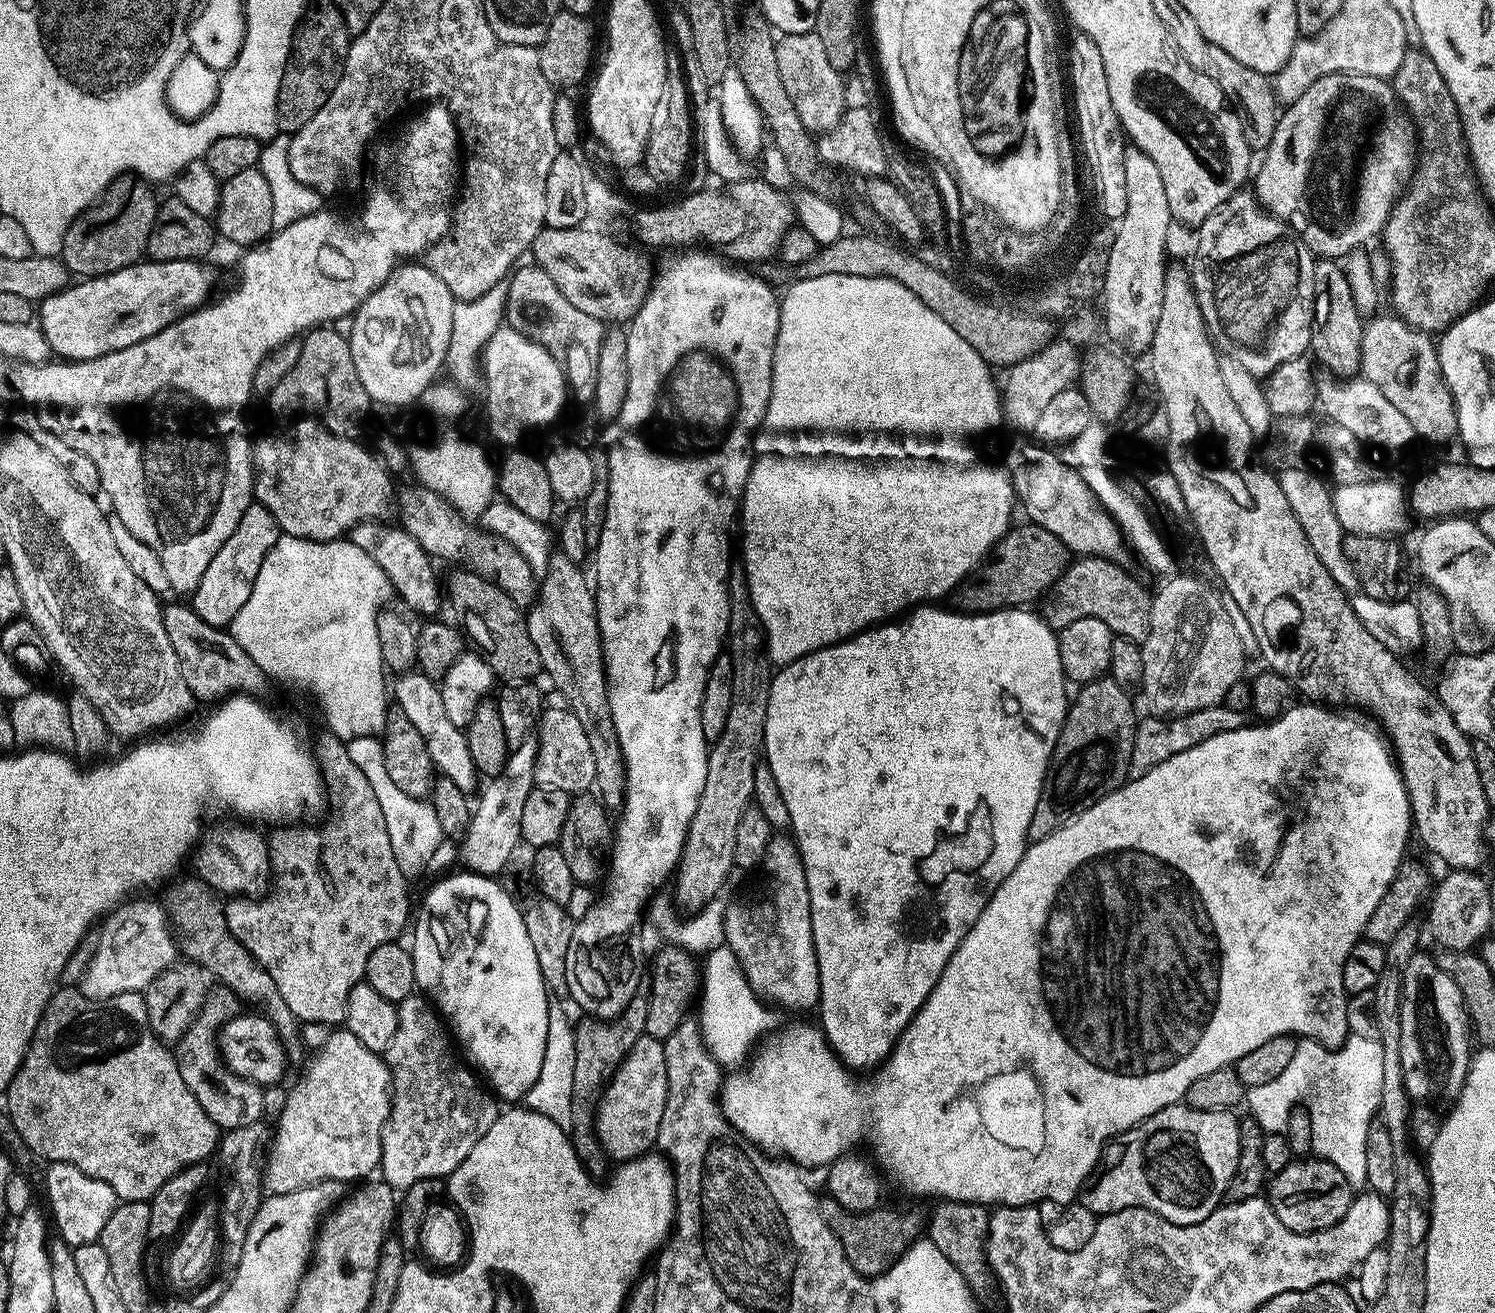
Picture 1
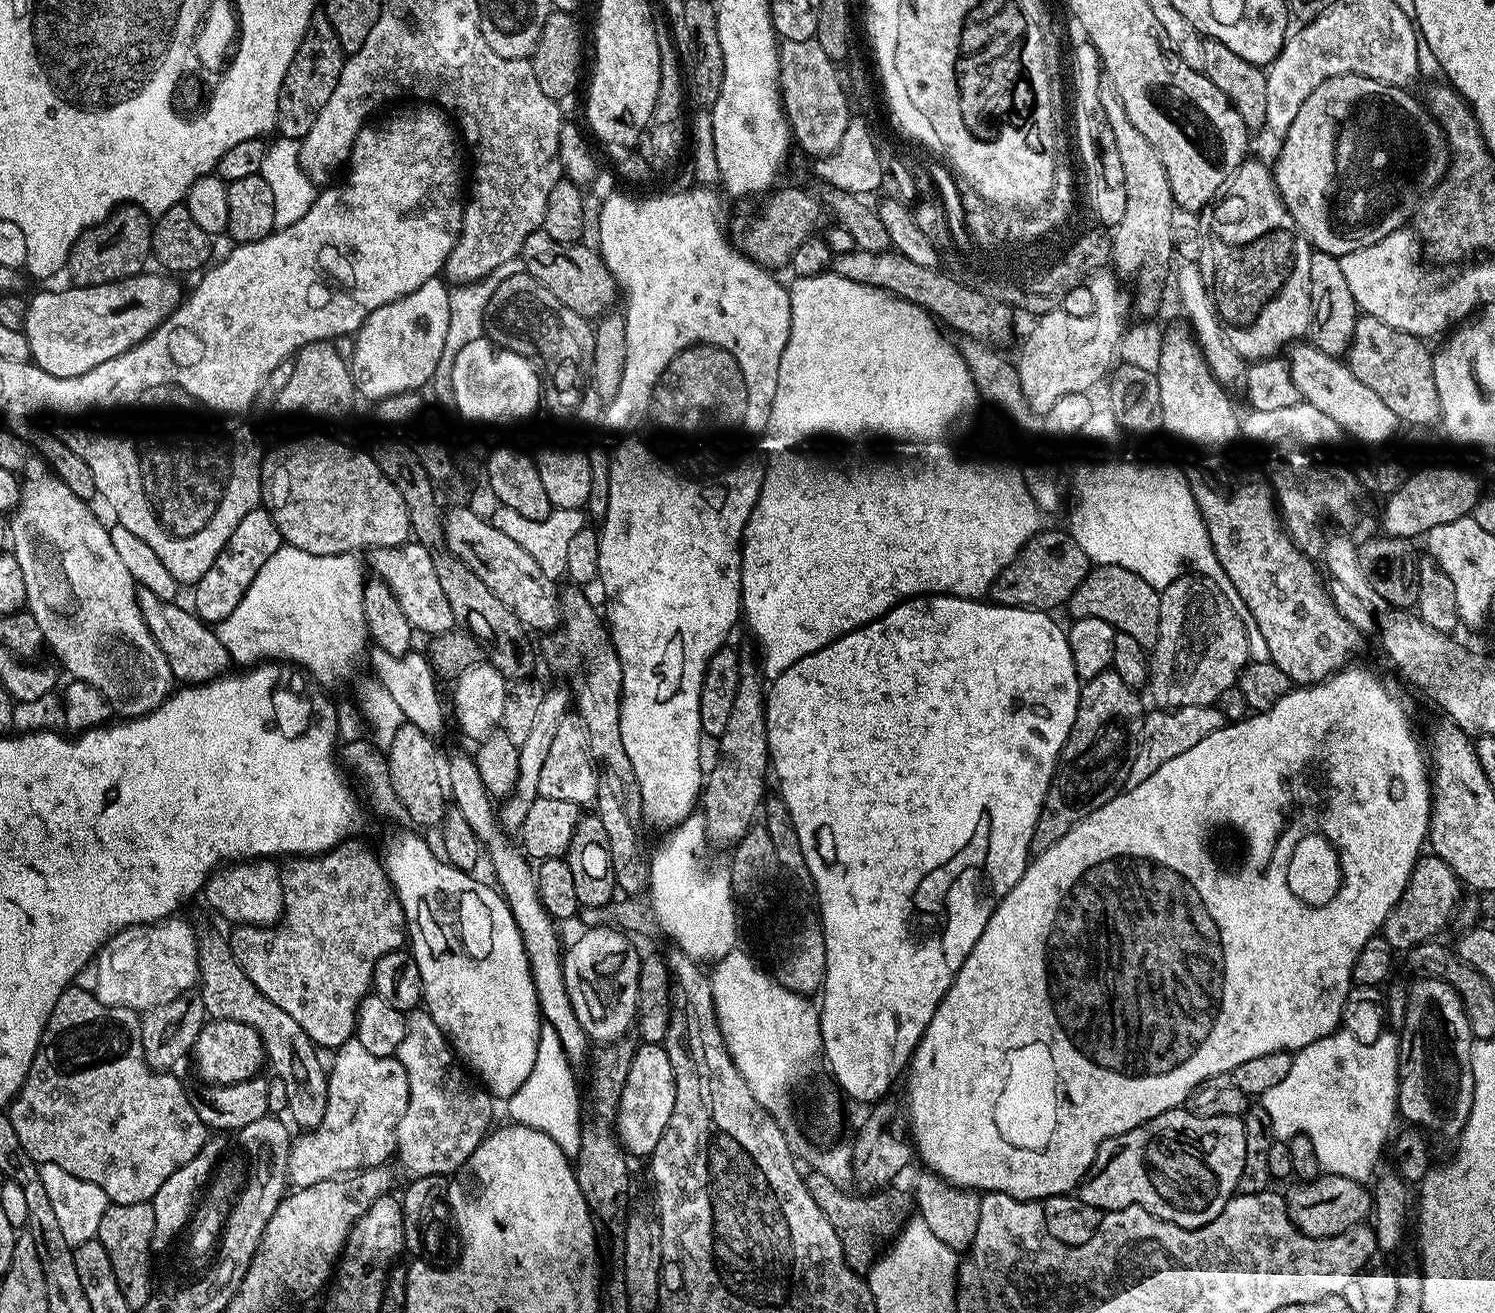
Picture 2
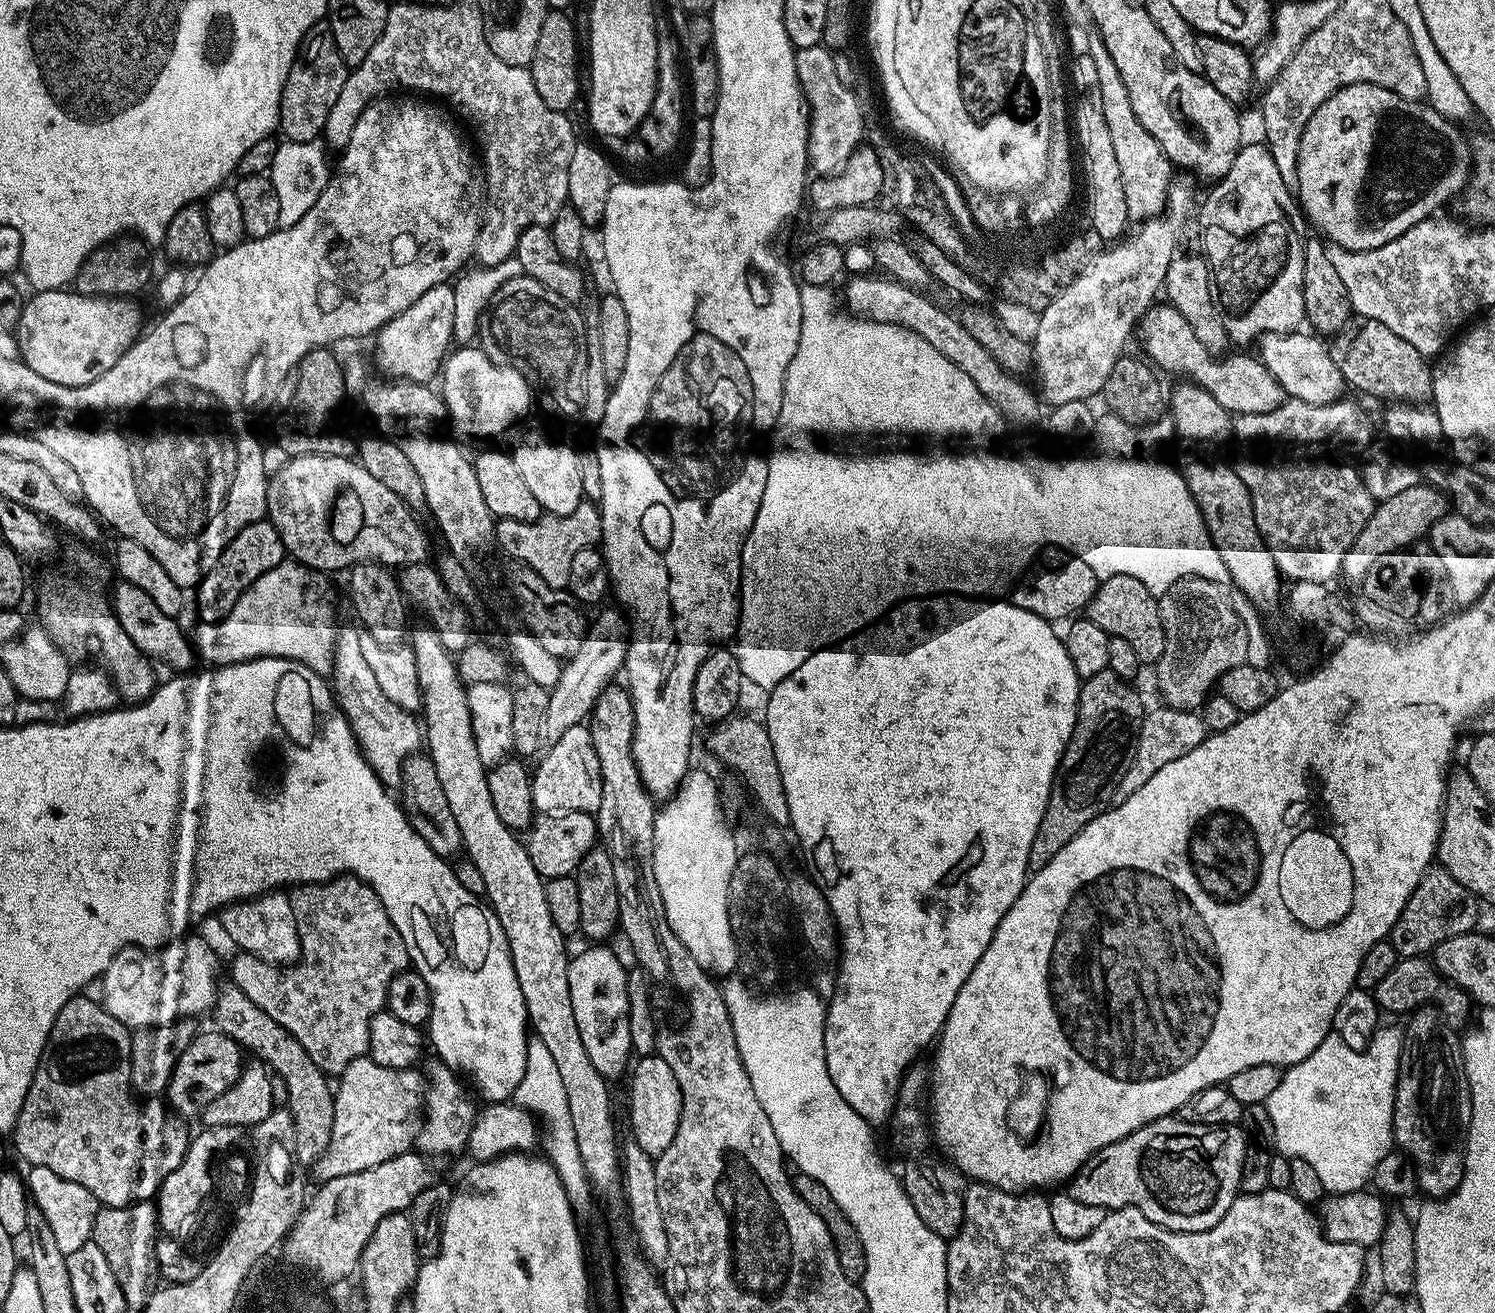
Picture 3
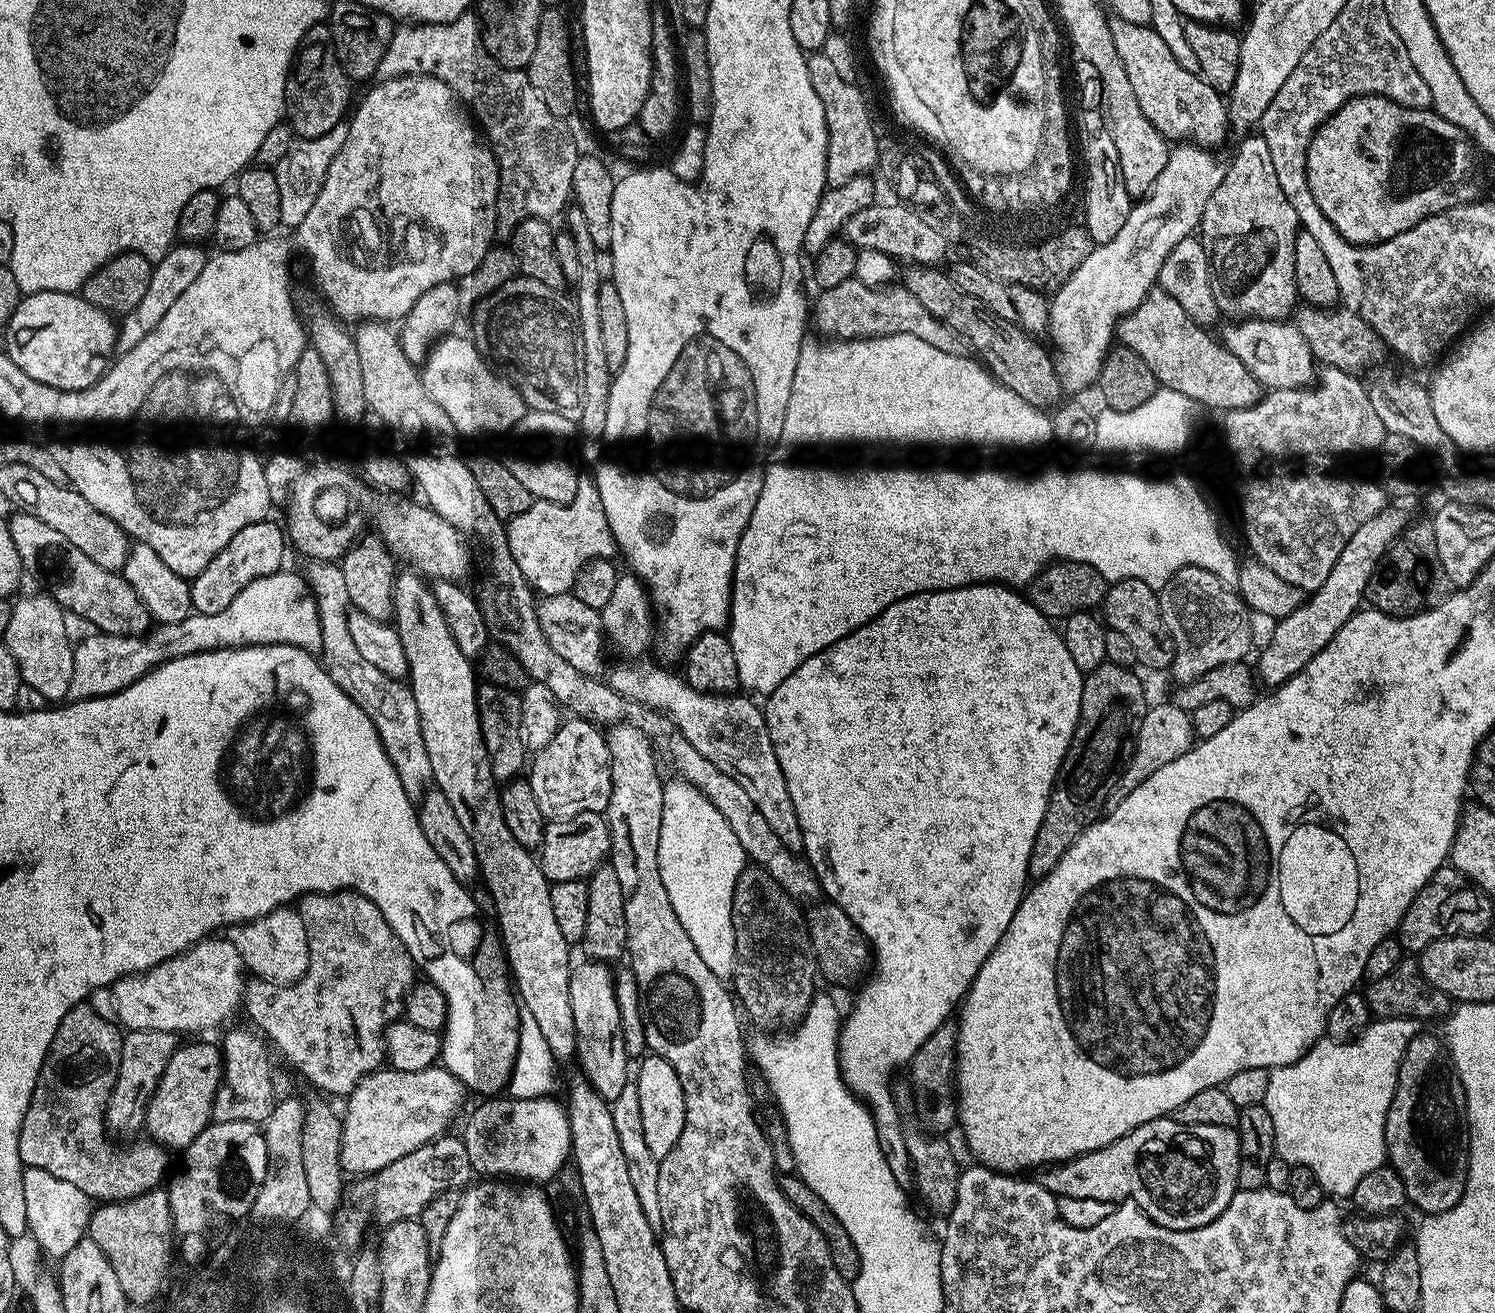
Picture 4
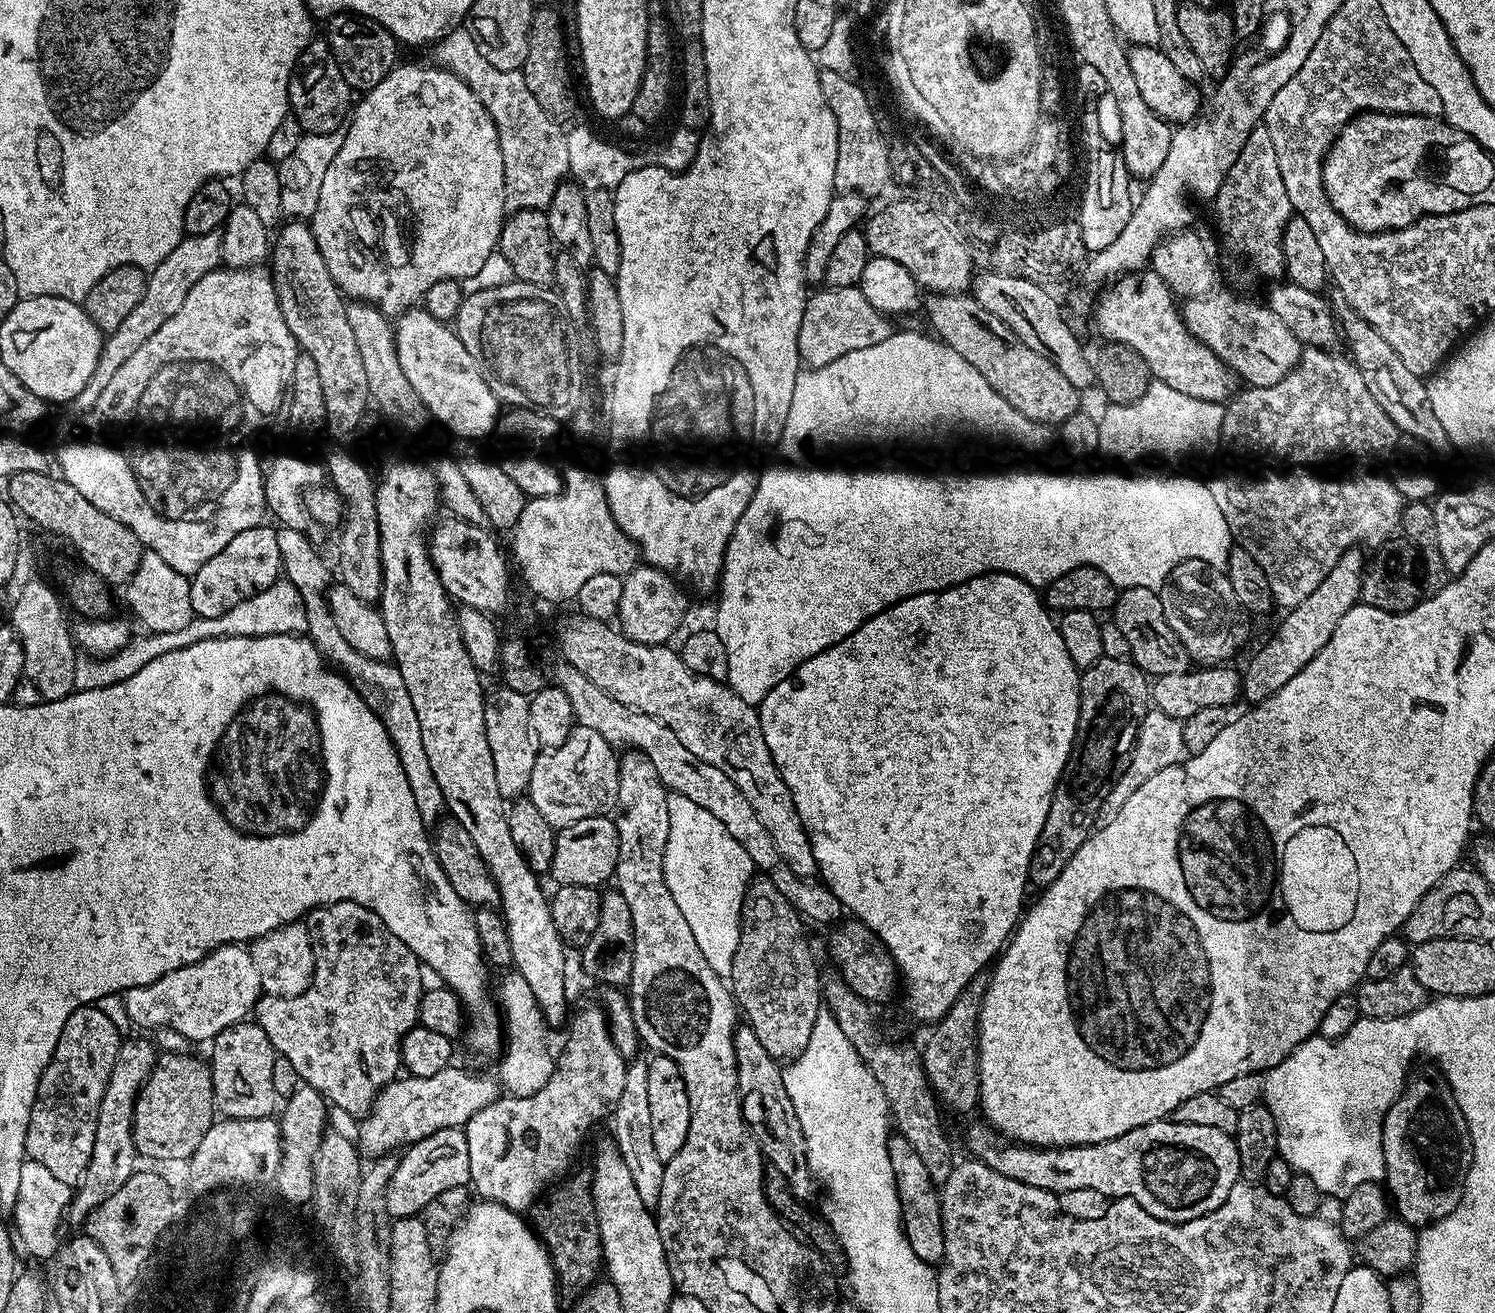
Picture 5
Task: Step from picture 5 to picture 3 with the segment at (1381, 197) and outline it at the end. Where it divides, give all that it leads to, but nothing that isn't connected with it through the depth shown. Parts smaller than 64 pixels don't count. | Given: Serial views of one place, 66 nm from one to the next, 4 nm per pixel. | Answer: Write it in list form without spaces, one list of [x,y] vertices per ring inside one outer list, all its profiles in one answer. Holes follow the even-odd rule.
[[[1358,82],[1345,88],[1339,88],[1306,122],[1306,130],[1300,139],[1298,146],[1298,166],[1296,167],[1296,187],[1295,195],[1298,197],[1299,207],[1303,215],[1317,228],[1319,235],[1328,244],[1337,244],[1351,252],[1361,252],[1362,250],[1374,250],[1378,246],[1386,246],[1394,238],[1406,234],[1418,222],[1429,219],[1430,204],[1428,202],[1419,203],[1411,211],[1397,216],[1391,224],[1385,228],[1373,230],[1367,219],[1362,215],[1362,197],[1366,192],[1368,182],[1368,171],[1370,170],[1370,153],[1372,153],[1373,132],[1378,129],[1381,121],[1381,113],[1388,111],[1388,108],[1396,108],[1400,96],[1390,90],[1386,90],[1377,84],[1370,82]]]

